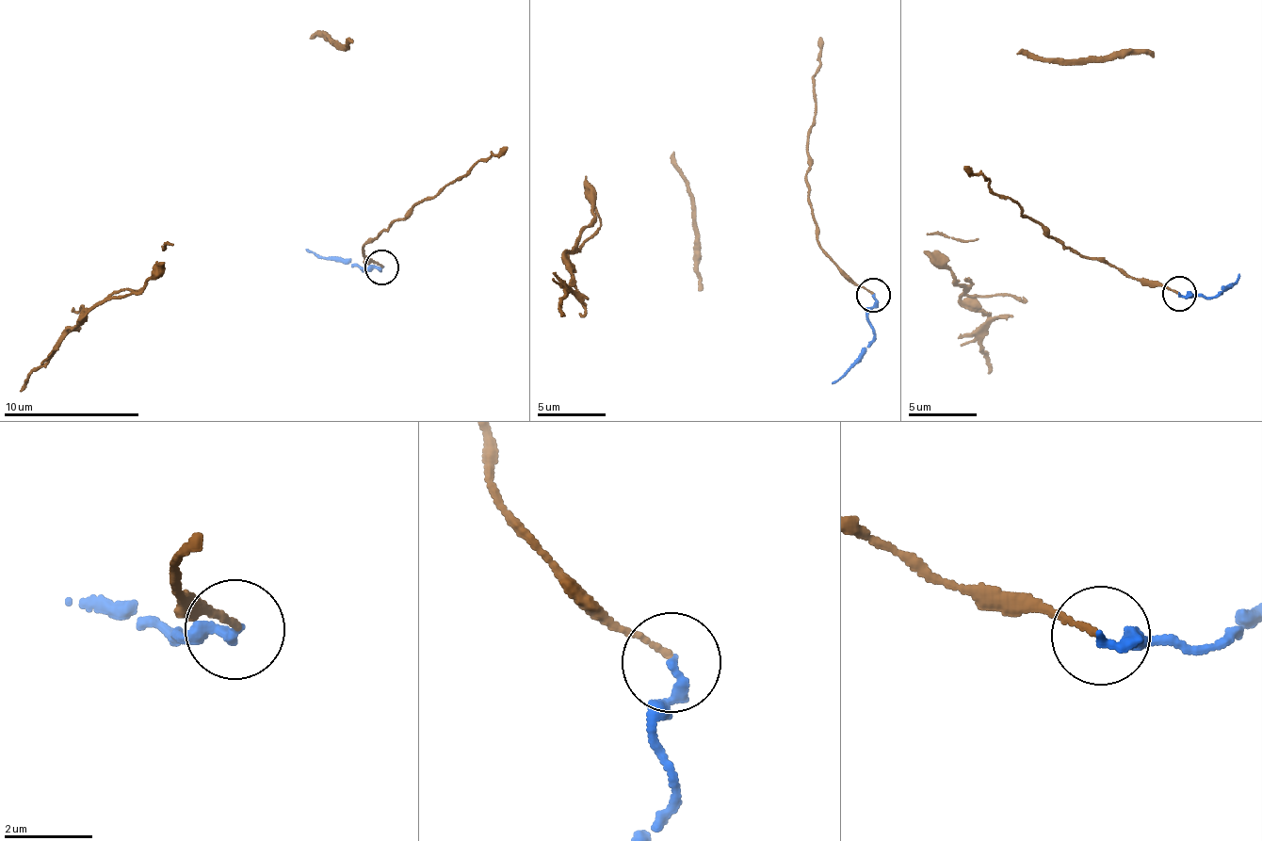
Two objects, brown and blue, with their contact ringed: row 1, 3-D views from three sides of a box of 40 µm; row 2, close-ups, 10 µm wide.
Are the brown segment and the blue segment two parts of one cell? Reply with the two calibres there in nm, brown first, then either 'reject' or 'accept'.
calibres 130 and 200 nm; reject

